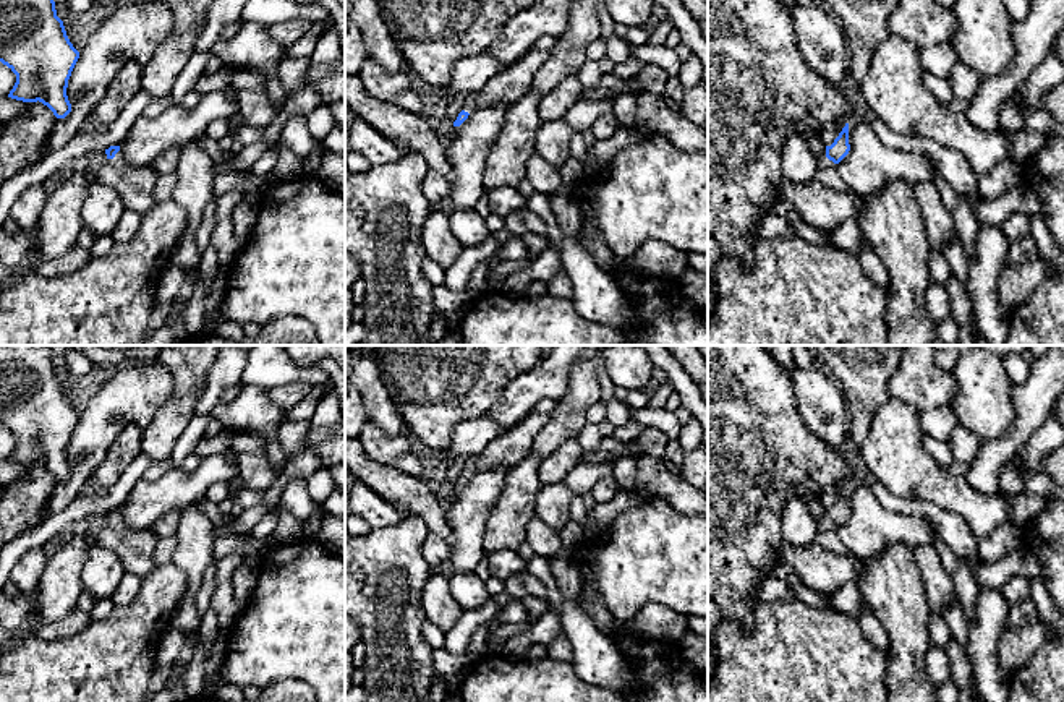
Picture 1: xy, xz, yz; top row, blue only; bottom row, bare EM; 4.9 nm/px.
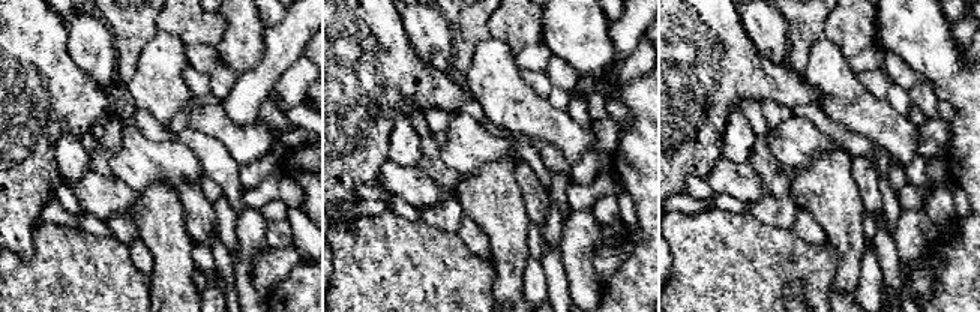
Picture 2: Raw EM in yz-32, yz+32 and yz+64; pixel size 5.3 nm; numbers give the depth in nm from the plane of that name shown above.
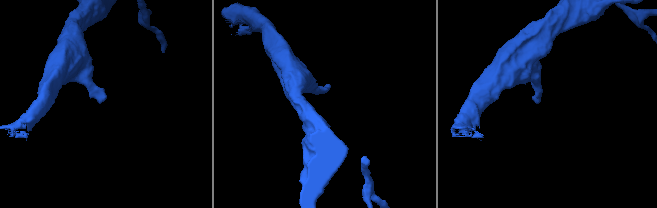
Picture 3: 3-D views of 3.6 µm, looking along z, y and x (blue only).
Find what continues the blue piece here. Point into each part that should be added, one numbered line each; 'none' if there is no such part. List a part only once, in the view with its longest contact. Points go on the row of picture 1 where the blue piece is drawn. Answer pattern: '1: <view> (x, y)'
1: xy (135, 185)

